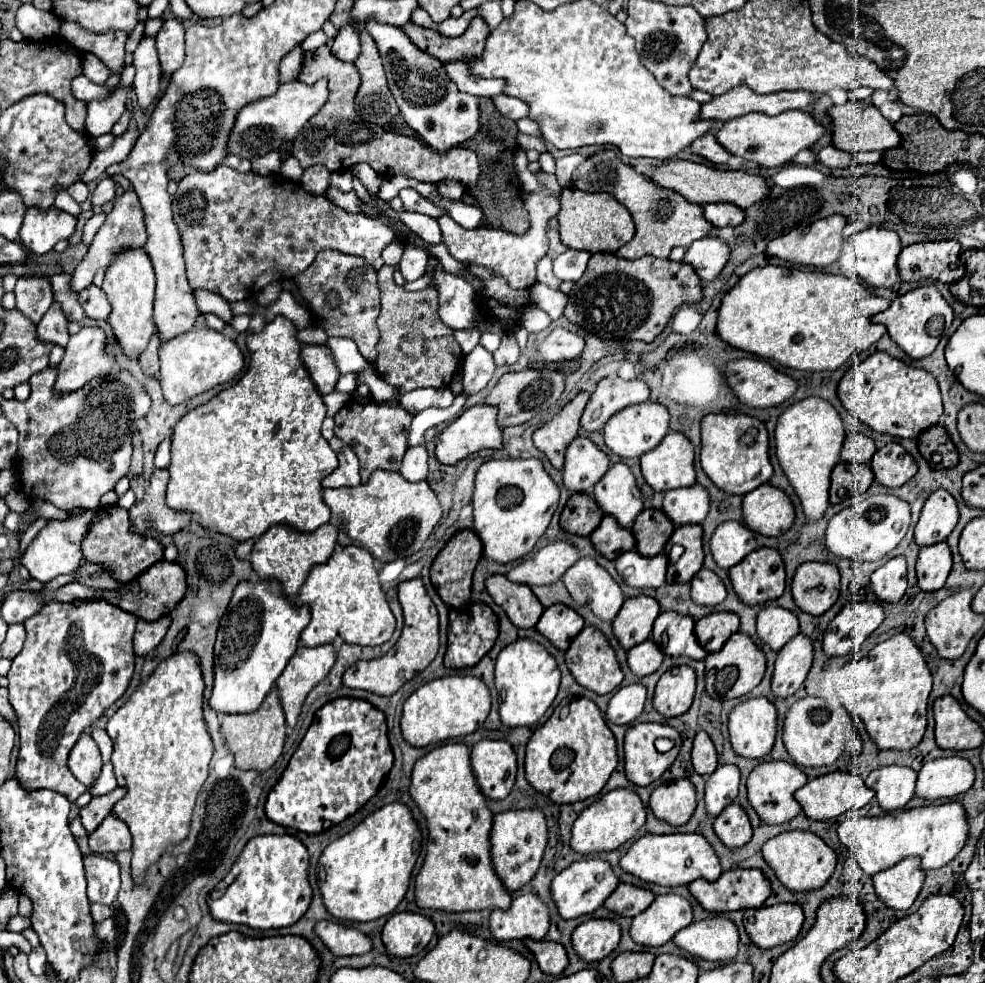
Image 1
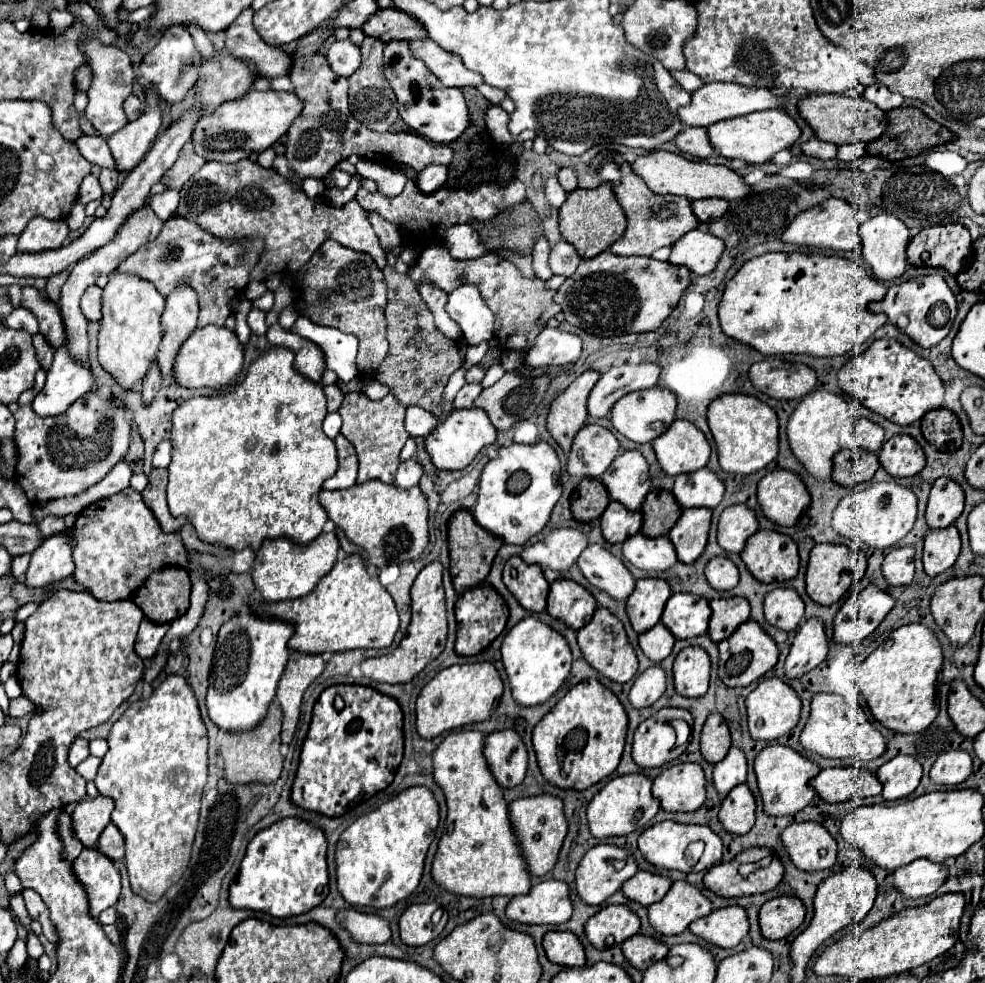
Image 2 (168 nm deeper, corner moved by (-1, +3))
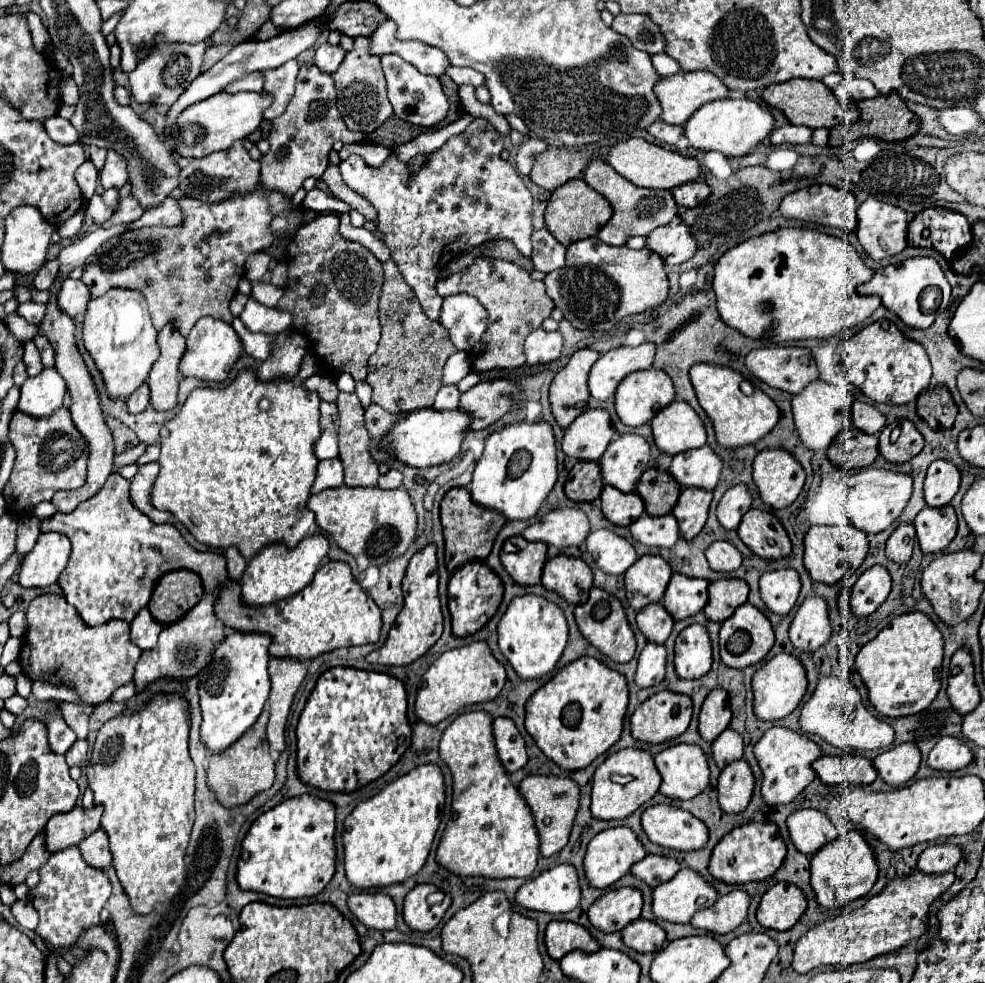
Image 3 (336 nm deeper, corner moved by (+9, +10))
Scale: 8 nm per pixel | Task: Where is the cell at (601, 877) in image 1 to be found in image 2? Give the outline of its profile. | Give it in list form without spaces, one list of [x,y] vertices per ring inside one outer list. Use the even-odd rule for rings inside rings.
[[[597,845],[583,855],[583,859],[575,871],[577,897],[587,905],[601,905],[635,873],[637,873],[637,863],[625,849],[615,847],[615,845]]]

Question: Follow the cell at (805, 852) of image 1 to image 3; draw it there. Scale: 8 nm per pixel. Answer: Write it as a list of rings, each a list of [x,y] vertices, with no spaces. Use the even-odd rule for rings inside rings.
[[[795,810],[789,820],[789,834],[793,844],[803,854],[815,854],[823,844],[839,836],[835,824],[821,810]]]

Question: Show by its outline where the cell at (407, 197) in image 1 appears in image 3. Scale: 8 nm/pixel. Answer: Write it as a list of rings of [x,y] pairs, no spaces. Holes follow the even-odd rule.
[[[483,128],[471,136],[449,138],[417,170],[397,160],[393,152],[377,168],[367,166],[357,154],[339,164],[345,184],[377,210],[377,228],[389,244],[391,258],[431,320],[439,320],[443,302],[435,288],[437,278],[462,252],[491,240],[513,240],[523,256],[531,256],[531,192],[515,168],[501,158],[501,150],[503,136],[495,128]]]

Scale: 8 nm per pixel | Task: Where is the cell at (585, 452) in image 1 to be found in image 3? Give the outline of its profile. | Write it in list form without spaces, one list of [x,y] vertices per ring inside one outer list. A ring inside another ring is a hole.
[[[589,408],[565,430],[561,446],[563,452],[571,458],[597,462],[613,436],[615,428],[611,424],[609,412],[601,408]]]

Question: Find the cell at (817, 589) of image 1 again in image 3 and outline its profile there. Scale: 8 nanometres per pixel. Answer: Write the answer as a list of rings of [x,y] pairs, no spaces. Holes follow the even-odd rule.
[[[851,522],[833,524],[833,526],[811,526],[805,536],[805,568],[811,578],[825,584],[835,584],[841,578],[853,574],[865,560],[869,550],[867,534],[859,528],[853,528]]]

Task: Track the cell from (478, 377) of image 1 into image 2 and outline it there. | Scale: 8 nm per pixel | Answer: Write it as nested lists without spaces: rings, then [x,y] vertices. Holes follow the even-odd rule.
[[[465,383],[463,389],[457,393],[453,407],[455,409],[469,409],[473,405],[473,401],[479,397],[479,393],[483,391],[481,383]]]

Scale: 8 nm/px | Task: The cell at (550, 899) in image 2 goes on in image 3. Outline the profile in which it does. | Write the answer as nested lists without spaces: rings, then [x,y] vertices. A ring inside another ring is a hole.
[[[559,864],[527,880],[517,892],[517,904],[523,908],[565,914],[579,906],[581,886],[575,866]]]

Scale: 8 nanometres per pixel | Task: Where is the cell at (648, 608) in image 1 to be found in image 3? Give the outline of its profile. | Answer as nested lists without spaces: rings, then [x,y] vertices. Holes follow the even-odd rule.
[[[655,554],[641,556],[627,572],[625,572],[625,588],[627,600],[635,610],[657,602],[663,598],[663,592],[671,578],[671,566],[665,558]]]

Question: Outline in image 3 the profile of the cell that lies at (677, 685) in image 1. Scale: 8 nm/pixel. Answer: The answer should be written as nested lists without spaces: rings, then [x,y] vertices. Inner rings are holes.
[[[691,624],[675,640],[675,670],[681,678],[701,678],[711,670],[713,650],[703,624]]]

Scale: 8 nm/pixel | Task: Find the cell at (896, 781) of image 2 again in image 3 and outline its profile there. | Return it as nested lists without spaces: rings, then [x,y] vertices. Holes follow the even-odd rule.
[[[899,744],[883,754],[879,754],[873,764],[879,772],[879,776],[889,784],[889,786],[903,786],[907,784],[921,762],[921,752],[915,744]]]

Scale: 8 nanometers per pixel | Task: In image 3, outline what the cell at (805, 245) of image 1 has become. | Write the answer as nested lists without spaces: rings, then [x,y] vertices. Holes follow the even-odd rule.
[[[813,184],[809,188],[801,188],[797,192],[791,192],[789,196],[783,198],[779,212],[783,218],[793,218],[801,222],[813,222],[813,224],[823,224],[823,226],[835,226],[845,232],[855,232],[857,228],[857,202],[855,196],[847,190],[829,186],[829,184]]]

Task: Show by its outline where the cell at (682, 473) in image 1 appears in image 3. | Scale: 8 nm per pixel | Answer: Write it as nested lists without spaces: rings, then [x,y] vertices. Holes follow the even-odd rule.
[[[675,400],[657,412],[651,426],[659,450],[671,456],[691,448],[701,448],[707,442],[703,420],[683,400]]]

